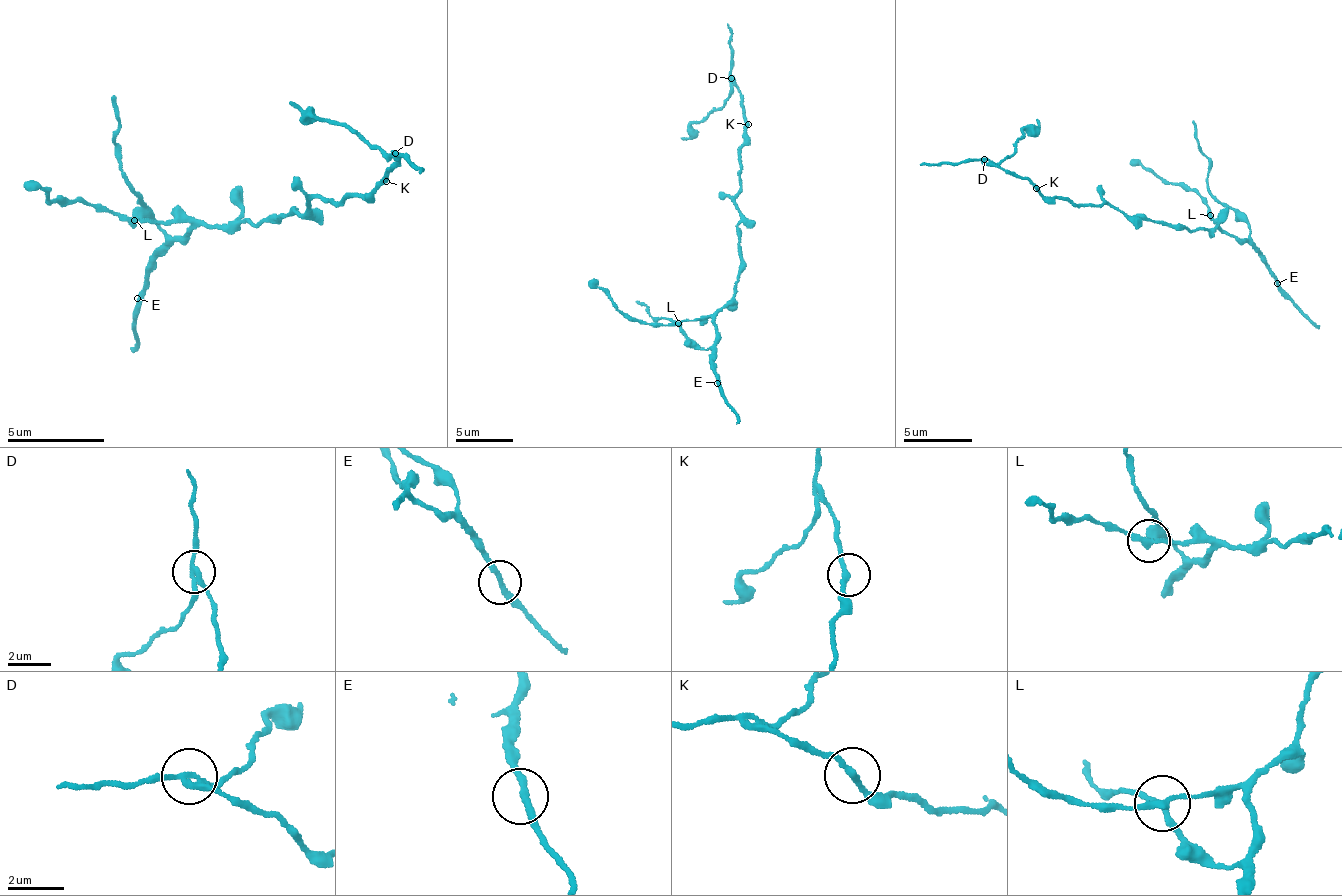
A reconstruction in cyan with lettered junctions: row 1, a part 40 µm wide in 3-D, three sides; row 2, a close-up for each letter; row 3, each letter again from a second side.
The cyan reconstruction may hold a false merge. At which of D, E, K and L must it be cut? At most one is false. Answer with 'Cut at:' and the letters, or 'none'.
Cut at: D

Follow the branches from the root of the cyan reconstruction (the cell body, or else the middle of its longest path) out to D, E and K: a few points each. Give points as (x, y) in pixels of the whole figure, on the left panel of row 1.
D: (291, 209), (307, 210), (309, 200), (317, 196), (334, 203), (368, 193), (386, 169), (395, 169), (397, 152)
E: (291, 209), (286, 216), (272, 213), (252, 225), (202, 222), (183, 232), (156, 259), (137, 298)
K: (291, 209), (307, 210), (312, 203), (309, 200), (317, 196), (334, 203), (368, 193), (386, 181)

